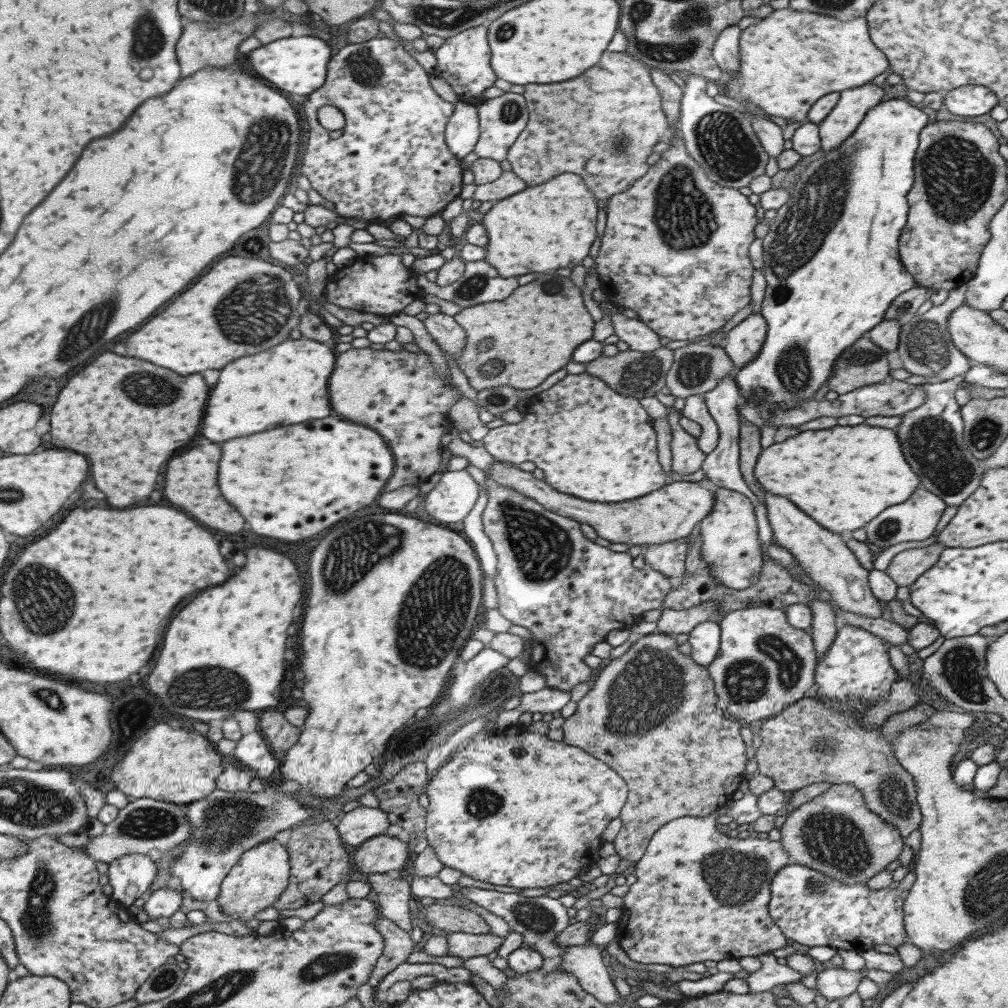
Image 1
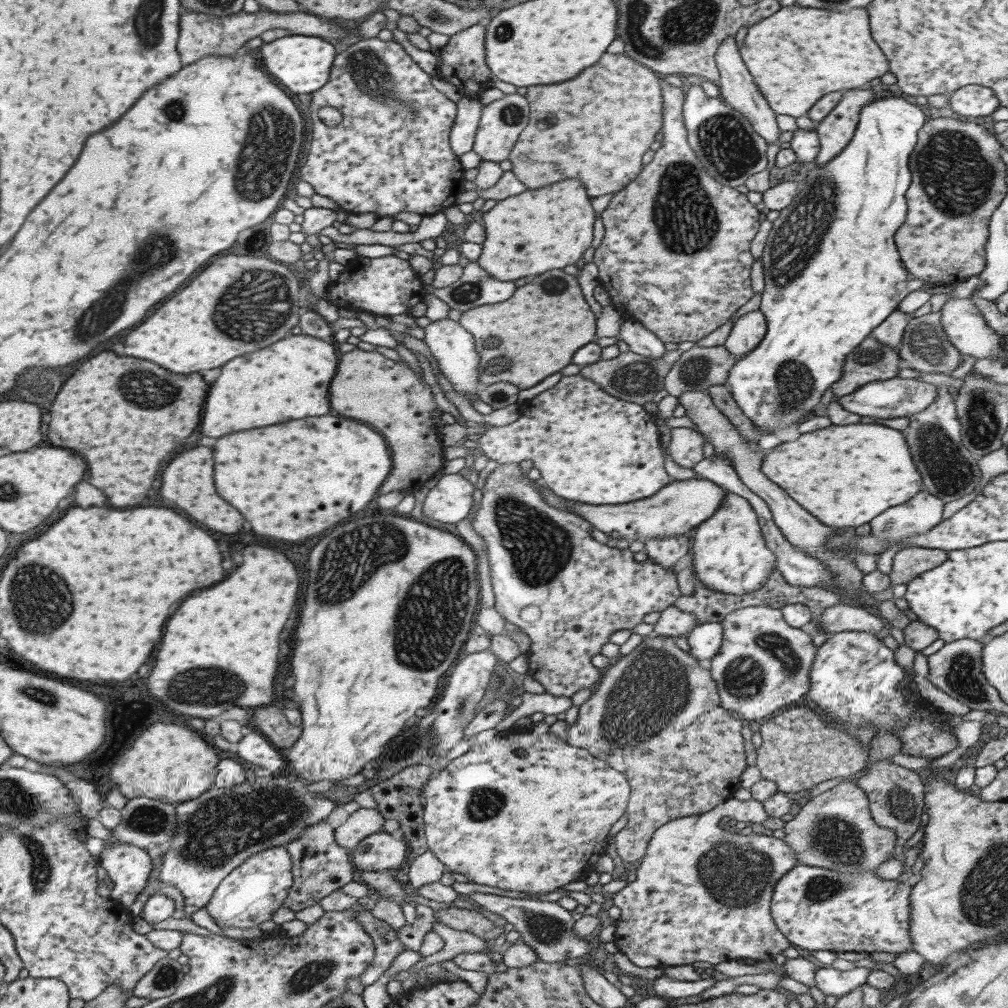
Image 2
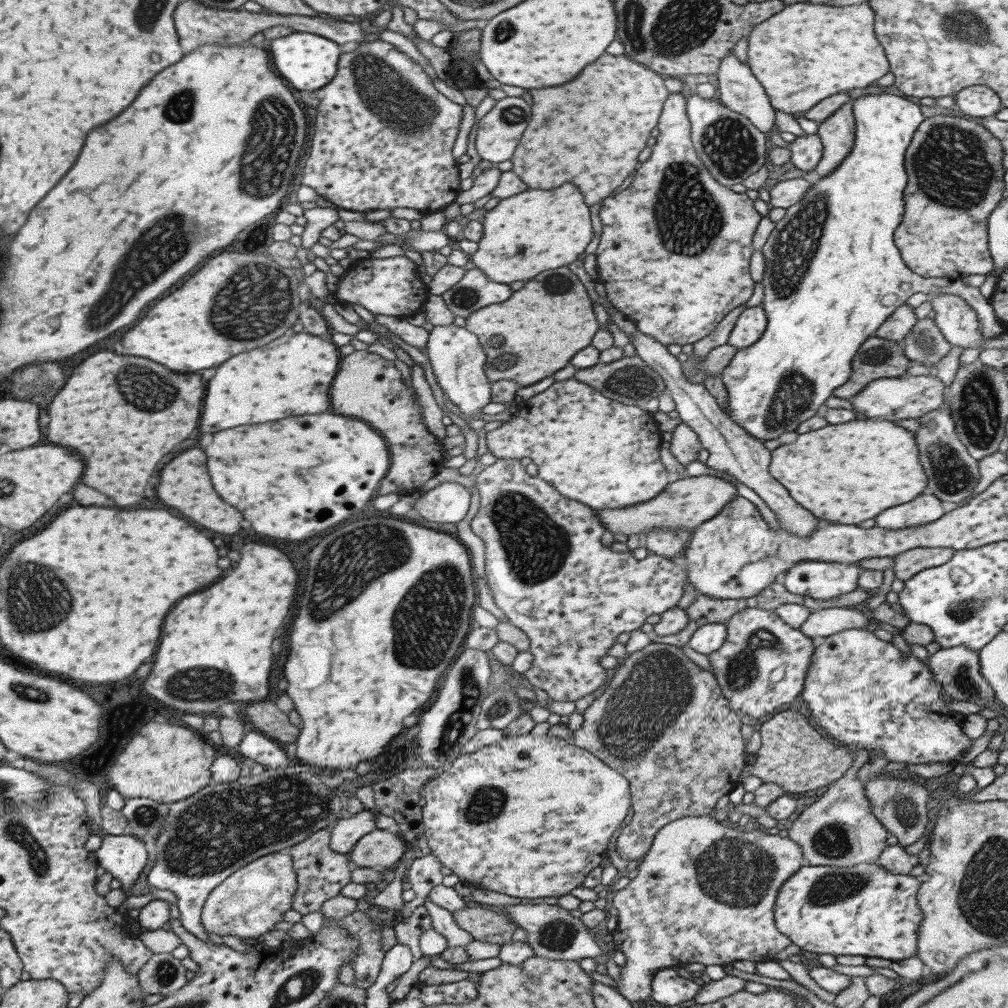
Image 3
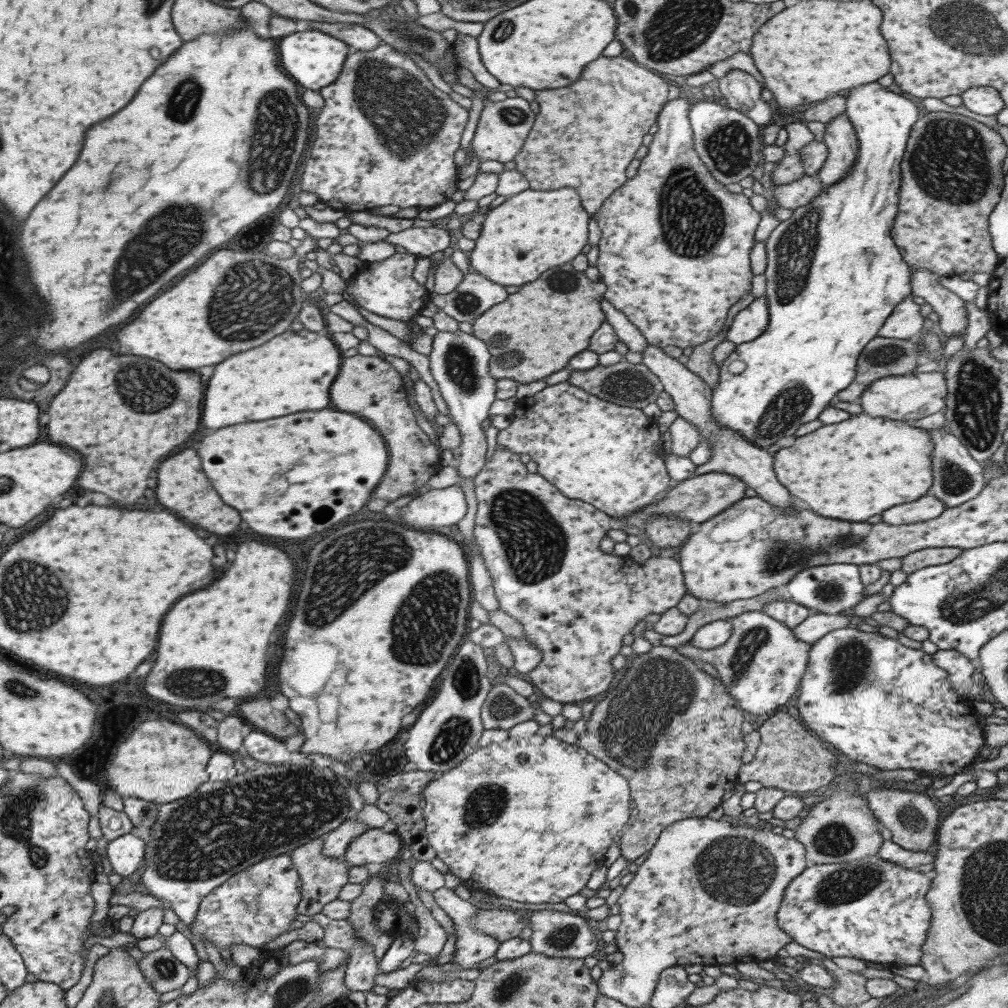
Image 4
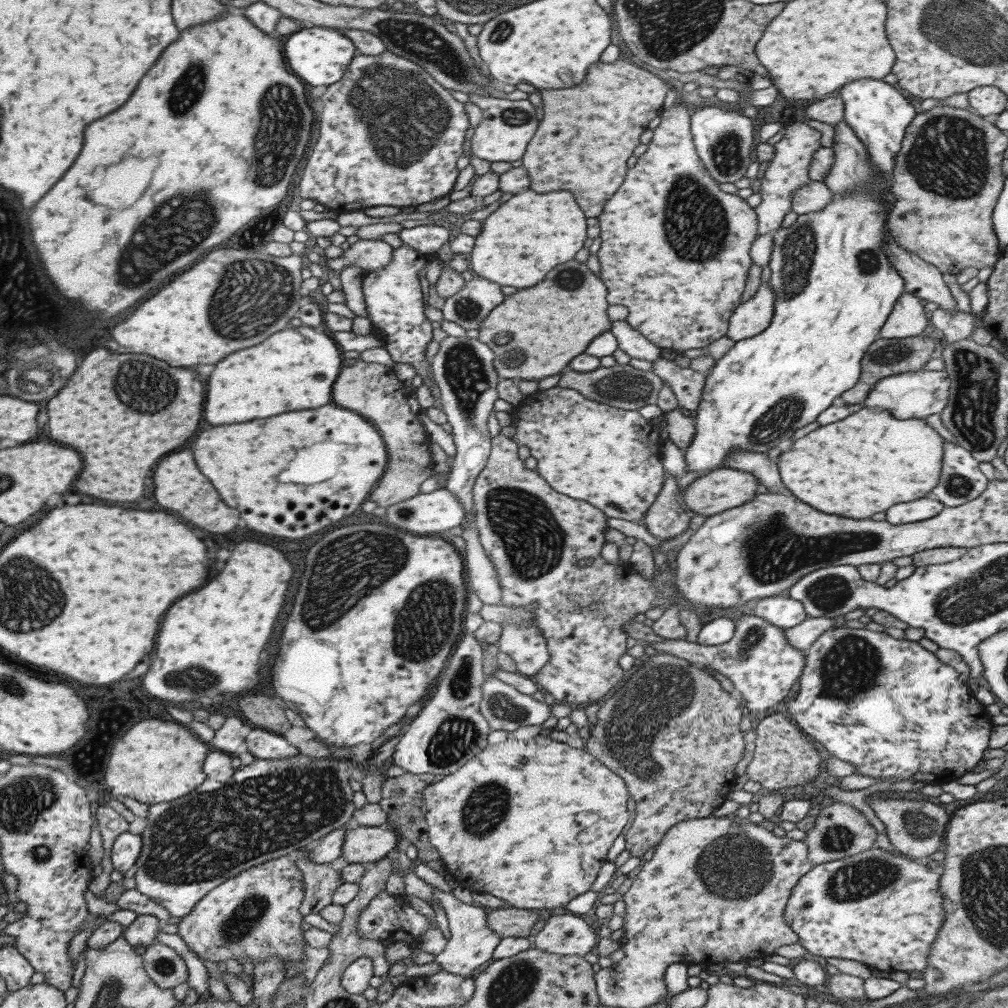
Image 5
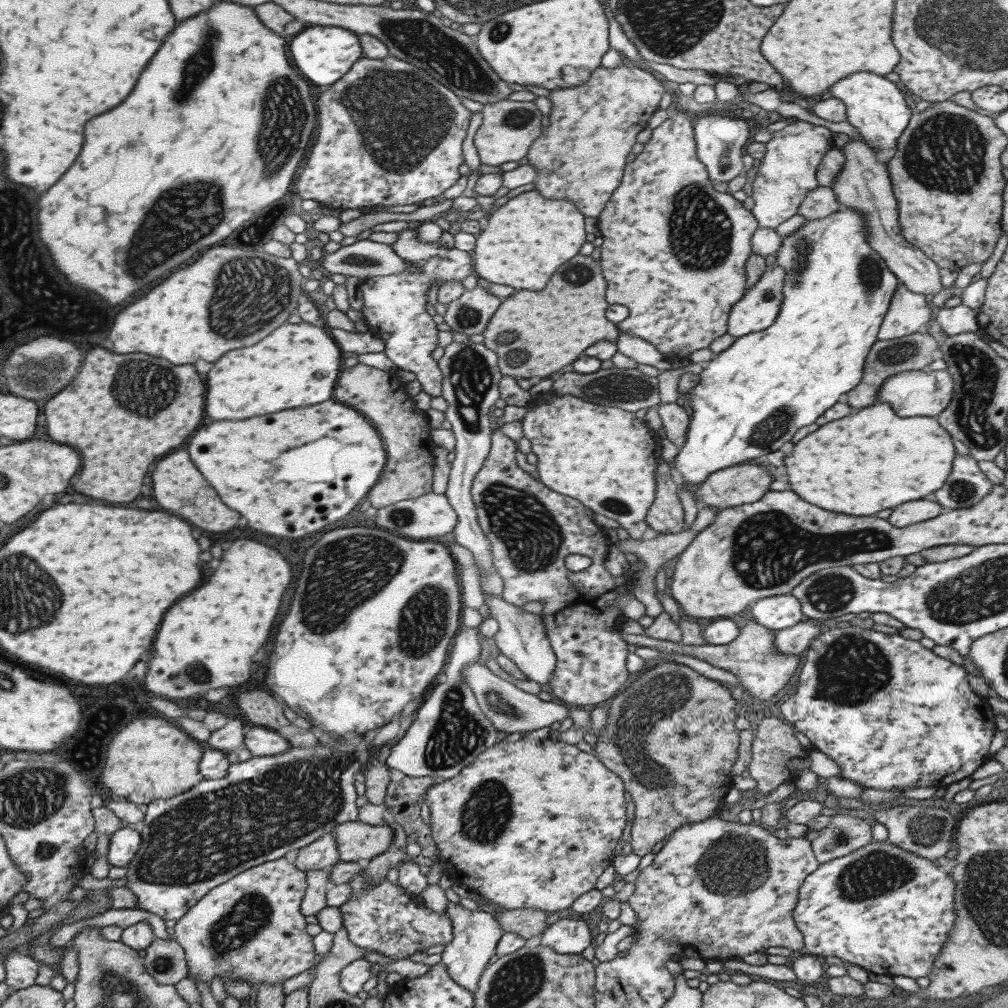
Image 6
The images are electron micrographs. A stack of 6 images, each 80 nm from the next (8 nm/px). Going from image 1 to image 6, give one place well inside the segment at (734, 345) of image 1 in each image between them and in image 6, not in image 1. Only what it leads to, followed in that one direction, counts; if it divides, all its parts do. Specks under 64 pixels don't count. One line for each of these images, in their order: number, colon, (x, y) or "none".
2: (746, 332)
3: (751, 322)
4: (747, 324)
5: (748, 319)
6: (757, 309)

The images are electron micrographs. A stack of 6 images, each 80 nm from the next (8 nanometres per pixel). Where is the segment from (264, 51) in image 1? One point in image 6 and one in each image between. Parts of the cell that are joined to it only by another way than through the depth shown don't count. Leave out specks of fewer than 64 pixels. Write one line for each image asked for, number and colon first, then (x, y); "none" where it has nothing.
2: (301, 63)
3: (307, 61)
4: (313, 59)
5: (318, 55)
6: (322, 54)

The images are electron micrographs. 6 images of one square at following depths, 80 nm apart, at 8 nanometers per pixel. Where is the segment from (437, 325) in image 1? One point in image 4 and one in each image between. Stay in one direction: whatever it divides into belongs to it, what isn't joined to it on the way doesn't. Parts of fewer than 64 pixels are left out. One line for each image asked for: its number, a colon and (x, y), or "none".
2: (452, 347)
3: (456, 360)
4: (458, 362)

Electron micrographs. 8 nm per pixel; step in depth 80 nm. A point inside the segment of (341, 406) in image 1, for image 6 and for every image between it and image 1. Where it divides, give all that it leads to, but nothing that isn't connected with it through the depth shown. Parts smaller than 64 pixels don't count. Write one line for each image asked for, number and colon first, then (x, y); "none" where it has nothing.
2: (368, 387)
3: (367, 386)
4: (366, 386)
5: (370, 389)
6: (380, 396)

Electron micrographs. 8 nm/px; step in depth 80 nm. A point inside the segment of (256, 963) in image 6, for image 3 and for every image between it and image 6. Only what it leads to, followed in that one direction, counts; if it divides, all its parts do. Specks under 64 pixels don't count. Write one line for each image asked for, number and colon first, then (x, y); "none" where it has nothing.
3: (248, 903)
4: (254, 906)
5: (255, 914)

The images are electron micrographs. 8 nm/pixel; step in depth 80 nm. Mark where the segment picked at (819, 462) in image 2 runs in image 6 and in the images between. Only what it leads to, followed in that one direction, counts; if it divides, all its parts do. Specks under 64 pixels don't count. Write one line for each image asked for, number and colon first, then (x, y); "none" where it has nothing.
3: (846, 473)
4: (861, 466)
5: (870, 461)
6: (871, 460)

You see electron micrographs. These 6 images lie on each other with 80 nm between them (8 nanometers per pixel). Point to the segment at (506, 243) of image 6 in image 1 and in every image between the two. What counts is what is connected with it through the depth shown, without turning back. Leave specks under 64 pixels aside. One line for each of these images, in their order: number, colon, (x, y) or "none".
1: (552, 225)
2: (537, 230)
3: (527, 233)
4: (527, 233)
5: (528, 234)

